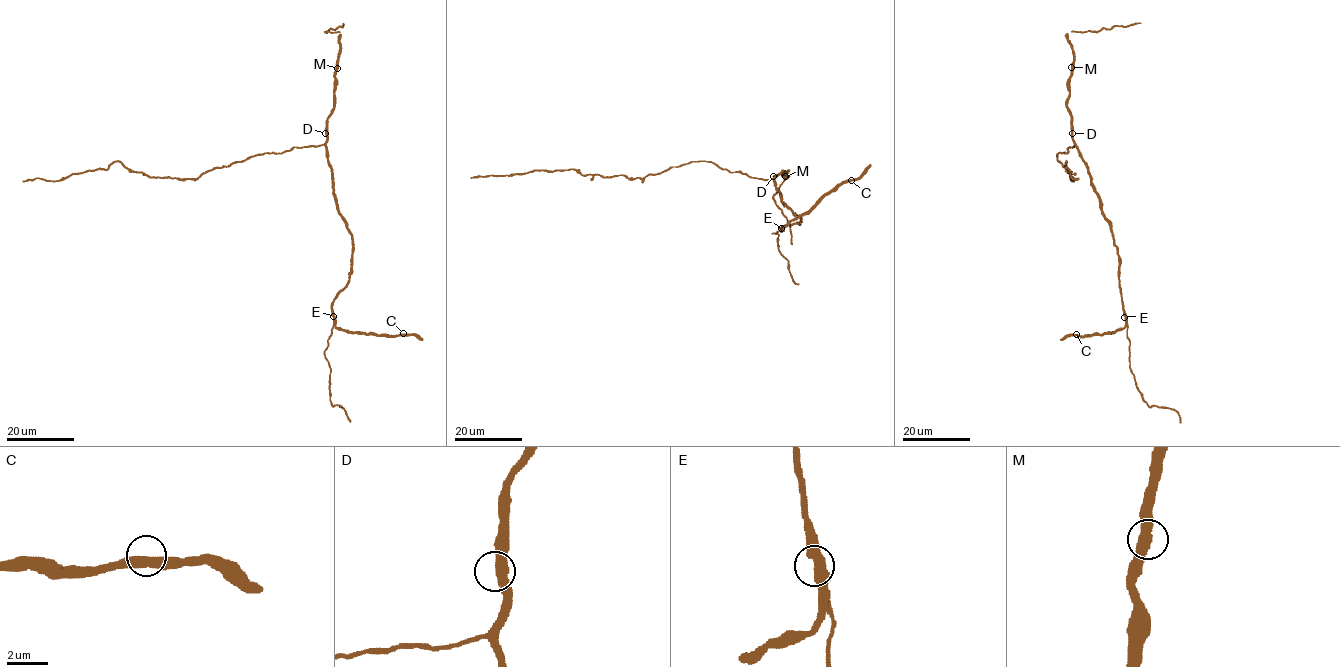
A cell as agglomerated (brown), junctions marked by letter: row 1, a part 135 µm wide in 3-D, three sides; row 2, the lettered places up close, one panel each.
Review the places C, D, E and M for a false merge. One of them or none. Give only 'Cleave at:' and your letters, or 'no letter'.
Cleave at: no letter

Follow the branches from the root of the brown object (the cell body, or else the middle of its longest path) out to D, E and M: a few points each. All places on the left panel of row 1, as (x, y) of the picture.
D: (326, 147), (325, 133)
E: (326, 147), (333, 193), (352, 244), (350, 280), (334, 300), (334, 316)
M: (326, 147), (327, 118), (334, 106), (337, 68)

